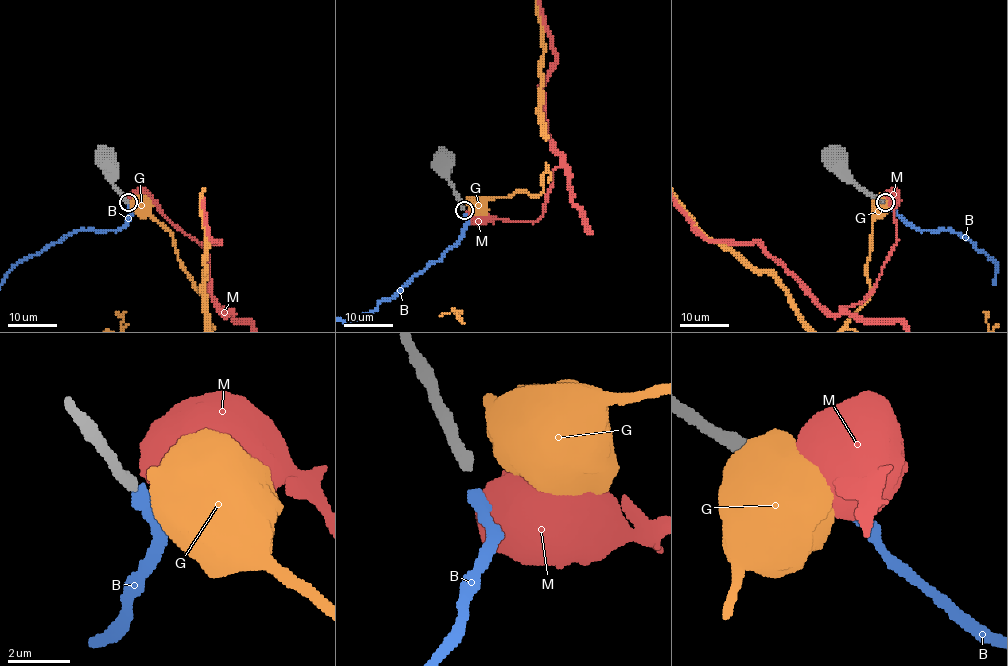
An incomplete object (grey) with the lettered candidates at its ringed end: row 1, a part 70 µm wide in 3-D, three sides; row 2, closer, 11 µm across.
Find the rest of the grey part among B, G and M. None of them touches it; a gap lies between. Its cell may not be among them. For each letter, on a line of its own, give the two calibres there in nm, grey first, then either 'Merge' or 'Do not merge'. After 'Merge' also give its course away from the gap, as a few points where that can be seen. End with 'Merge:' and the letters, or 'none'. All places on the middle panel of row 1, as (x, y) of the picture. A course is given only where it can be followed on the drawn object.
B: Thickness 400 nm (grey) against 460 nm. Merge
G: Thickness 400 nm (grey) against 800 nm. Do not merge
M: Thickness 400 nm (grey) against 900 nm. Do not merge
Merge: B

